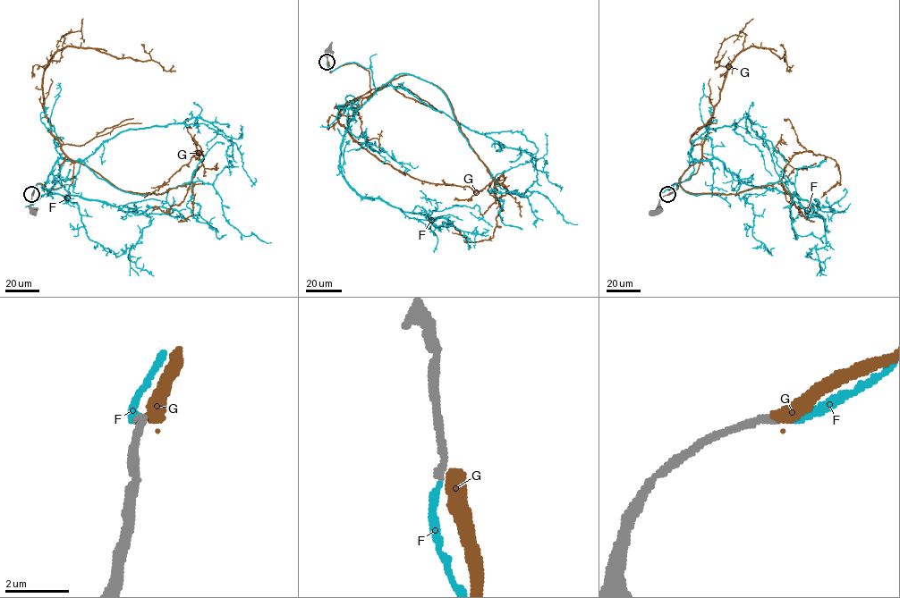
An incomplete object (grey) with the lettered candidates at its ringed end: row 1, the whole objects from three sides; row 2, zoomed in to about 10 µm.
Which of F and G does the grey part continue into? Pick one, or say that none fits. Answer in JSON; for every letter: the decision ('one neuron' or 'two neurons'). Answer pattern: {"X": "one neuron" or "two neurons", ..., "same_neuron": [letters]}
{"F": "one neuron", "G": "two neurons", "same_neuron": ["F"]}

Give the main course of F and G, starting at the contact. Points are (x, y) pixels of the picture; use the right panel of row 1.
F: (667, 195), (693, 159), (716, 158), (750, 185), (810, 201), (825, 228), (819, 275)
G: (667, 195), (696, 162), (685, 191), (734, 194), (811, 151), (838, 164), (821, 197)

